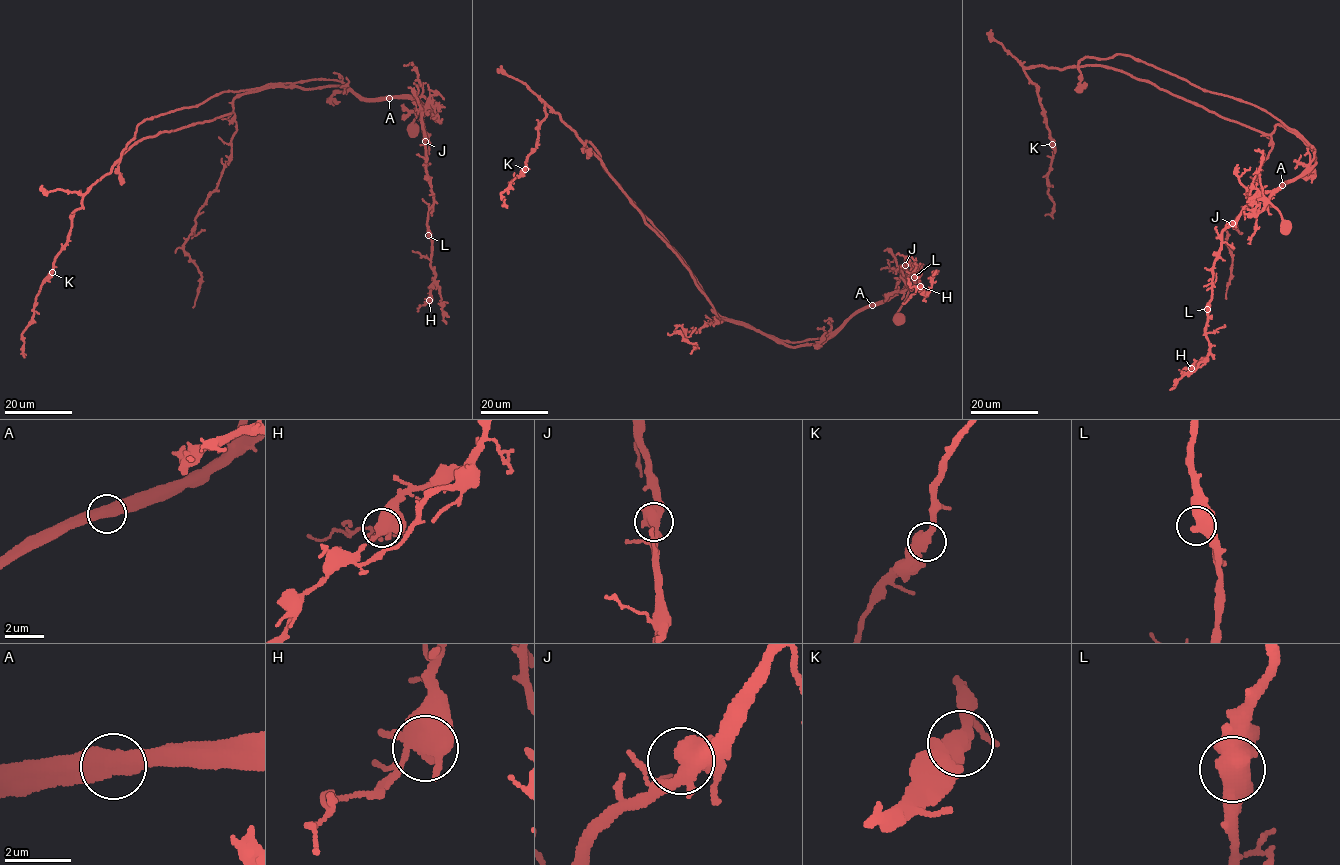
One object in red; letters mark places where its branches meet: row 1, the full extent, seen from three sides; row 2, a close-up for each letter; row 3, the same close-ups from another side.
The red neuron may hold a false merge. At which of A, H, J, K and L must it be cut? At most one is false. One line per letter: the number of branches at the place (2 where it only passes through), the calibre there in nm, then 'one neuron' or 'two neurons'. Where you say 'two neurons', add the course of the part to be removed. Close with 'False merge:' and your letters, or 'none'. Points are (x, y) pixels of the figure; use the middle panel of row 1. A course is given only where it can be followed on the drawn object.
A: 2 branches meet; 550 nm thick; two neurons; foreign part runs (871, 305), (832, 332), (803, 341), (780, 340), (722, 317), (679, 254), (587, 141), (585, 151), (589, 151)
H: 3 branches meet; 550 nm thick; one neuron
J: 2 branches meet; 480 nm thick; one neuron
K: 2 branches meet; 550 nm thick; one neuron
L: 2 branches meet; 600 nm thick; one neuron
False merge: A

